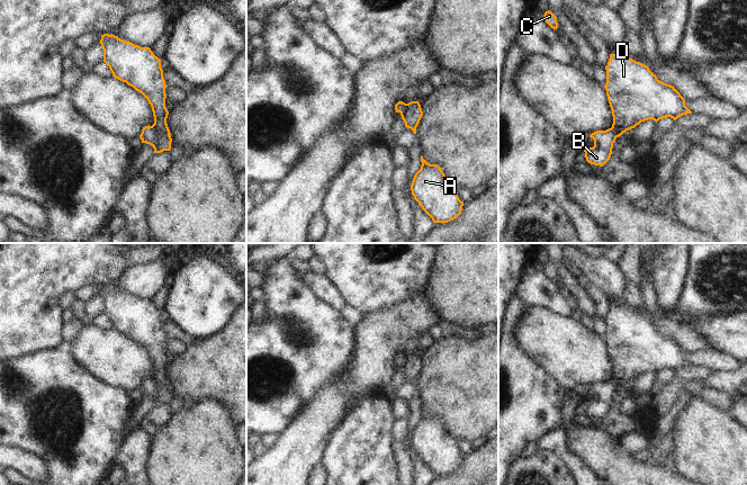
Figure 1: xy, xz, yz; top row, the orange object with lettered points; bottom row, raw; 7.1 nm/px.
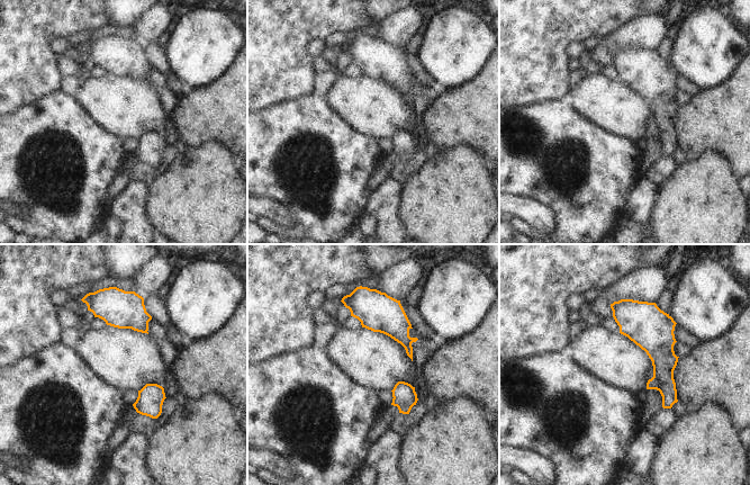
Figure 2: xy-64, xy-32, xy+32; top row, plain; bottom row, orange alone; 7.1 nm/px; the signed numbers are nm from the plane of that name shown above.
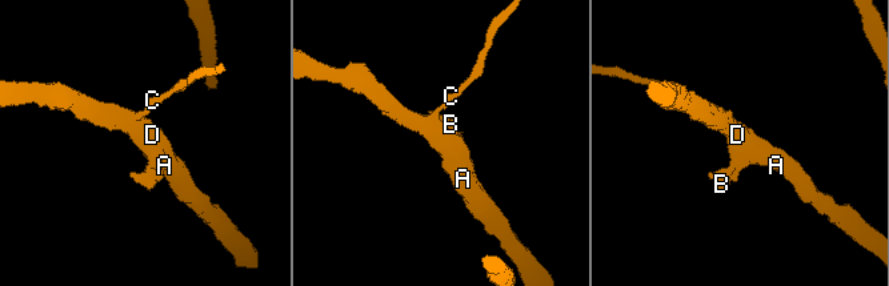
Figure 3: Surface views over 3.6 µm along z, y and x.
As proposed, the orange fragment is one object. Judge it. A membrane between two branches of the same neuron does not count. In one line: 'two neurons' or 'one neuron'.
two neurons

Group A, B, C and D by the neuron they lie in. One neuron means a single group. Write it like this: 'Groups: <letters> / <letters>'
Groups: A C D / B

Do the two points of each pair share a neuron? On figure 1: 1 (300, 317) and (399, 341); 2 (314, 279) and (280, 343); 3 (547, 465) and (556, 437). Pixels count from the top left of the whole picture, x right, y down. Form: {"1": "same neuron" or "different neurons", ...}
{"1": "different neurons", "2": "different neurons", "3": "different neurons"}

